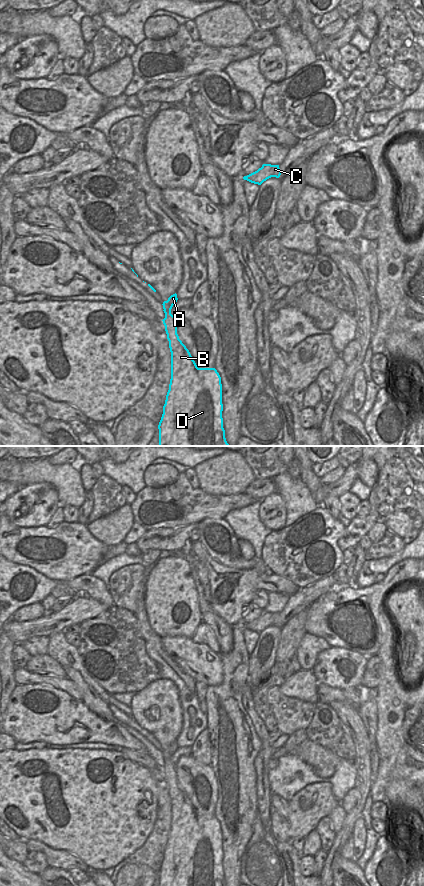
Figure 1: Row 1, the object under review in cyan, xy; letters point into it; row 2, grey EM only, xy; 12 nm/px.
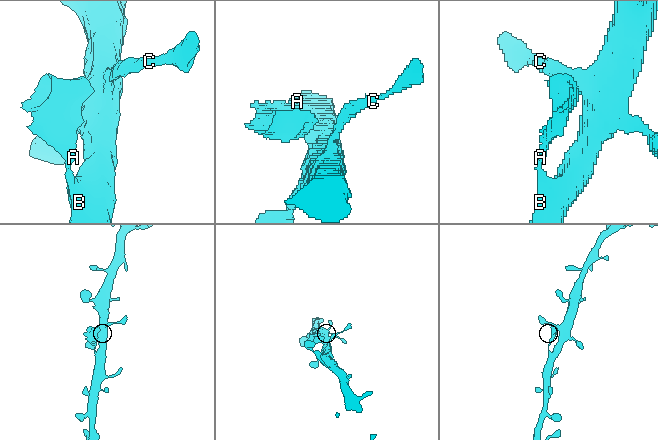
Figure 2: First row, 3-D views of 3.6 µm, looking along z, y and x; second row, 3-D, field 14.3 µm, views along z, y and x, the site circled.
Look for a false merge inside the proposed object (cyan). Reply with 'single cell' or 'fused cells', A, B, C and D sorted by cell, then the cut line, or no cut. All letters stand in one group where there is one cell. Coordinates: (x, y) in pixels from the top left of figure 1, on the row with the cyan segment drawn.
fused cells | A / B C D | xy (164, 308), (170, 311)

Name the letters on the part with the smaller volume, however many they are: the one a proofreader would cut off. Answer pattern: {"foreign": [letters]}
{"foreign": ["A"]}

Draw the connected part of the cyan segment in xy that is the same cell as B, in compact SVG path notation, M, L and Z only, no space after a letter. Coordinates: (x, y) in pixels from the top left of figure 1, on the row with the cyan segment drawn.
M168 309L163 310L169 348L171 352L171 379L169 390L163 406L163 414L158 425L159 446L230 446L225 438L223 428L223 404L221 377L215 368L198 368L189 350L179 339L175 317Z

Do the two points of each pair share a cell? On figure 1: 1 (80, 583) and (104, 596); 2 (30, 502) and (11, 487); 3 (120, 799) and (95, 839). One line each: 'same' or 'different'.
1: same
2: different
3: same

